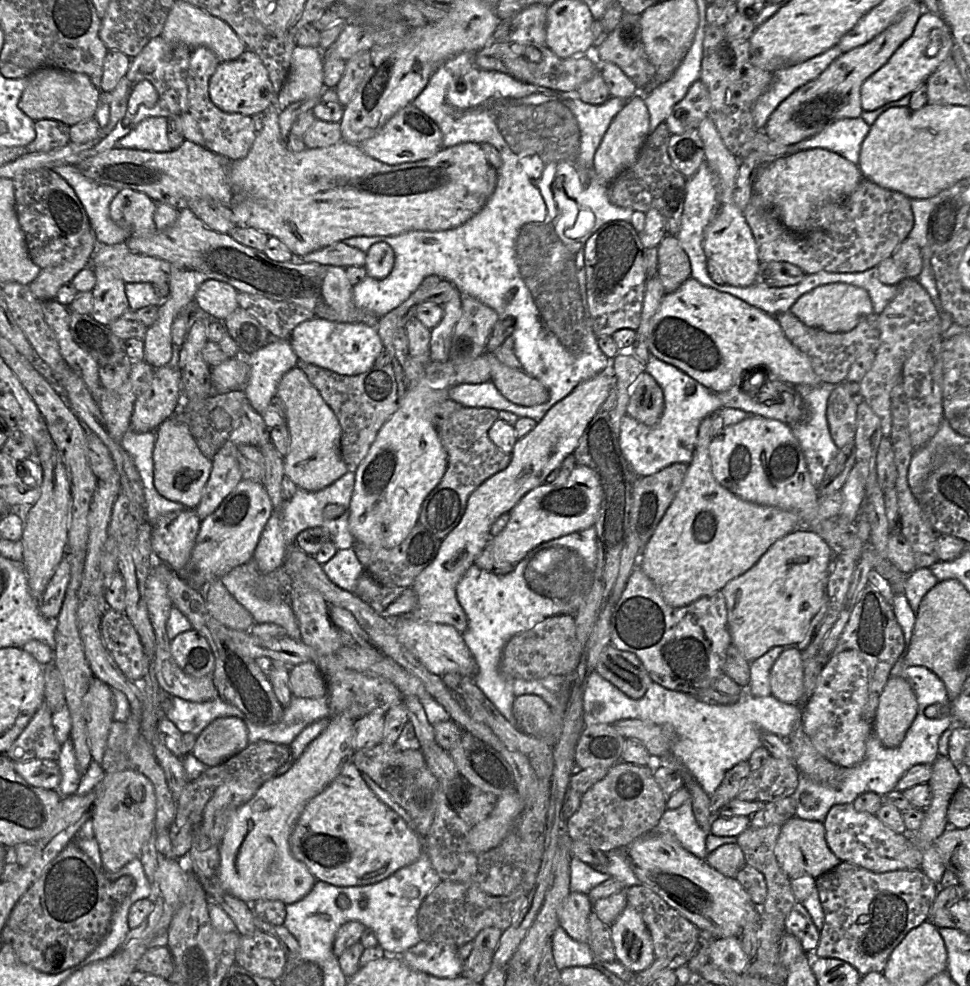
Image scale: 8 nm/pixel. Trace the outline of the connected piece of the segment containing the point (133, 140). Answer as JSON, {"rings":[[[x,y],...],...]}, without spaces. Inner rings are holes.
{"rings":[[[148,117],[120,138],[115,147],[153,152],[172,150],[167,136],[167,117]]]}

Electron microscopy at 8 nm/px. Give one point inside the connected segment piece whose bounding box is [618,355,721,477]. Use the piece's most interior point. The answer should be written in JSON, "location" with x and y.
{"location":[648,449]}

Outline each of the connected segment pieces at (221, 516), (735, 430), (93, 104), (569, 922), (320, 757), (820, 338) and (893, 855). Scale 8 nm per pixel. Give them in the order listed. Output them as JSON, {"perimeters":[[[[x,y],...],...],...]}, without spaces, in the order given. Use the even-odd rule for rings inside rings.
{"perimeters":[[[[242,479],[219,507],[202,520],[191,553],[191,564],[206,583],[221,579],[232,569],[253,559],[262,531],[273,512],[264,484]]],[[[749,416],[737,424],[723,427],[721,432],[711,439],[708,452],[715,480],[738,498],[796,513],[809,532],[817,534],[828,544],[832,554],[835,546],[840,546],[849,539],[849,530],[841,529],[834,519],[826,519],[820,515],[818,490],[811,482],[803,451],[789,425],[762,416]]],[[[42,67],[32,72],[18,102],[18,107],[33,121],[53,119],[68,126],[94,117],[99,99],[99,89],[82,73],[55,67]]],[[[570,892],[562,904],[559,915],[560,925],[574,940],[587,943],[591,911],[592,904],[586,894]]],[[[346,714],[330,716],[328,719],[328,726],[307,746],[291,768],[264,782],[246,803],[233,812],[227,824],[218,845],[220,883],[226,892],[248,904],[253,904],[259,899],[279,900],[286,905],[294,903],[304,898],[316,882],[308,867],[293,856],[289,836],[305,805],[336,778],[343,764],[352,760],[355,753],[353,725],[356,719]]],[[[791,311],[775,316],[786,338],[810,360],[812,368],[822,383],[839,384],[846,381],[853,363],[862,355],[876,352],[880,345],[879,315],[872,313],[853,330],[846,333],[829,333],[806,326]]],[[[853,803],[832,806],[823,824],[827,845],[842,862],[849,862],[876,873],[921,869],[923,853],[913,845],[909,834],[895,833],[876,816],[856,811]]]]}

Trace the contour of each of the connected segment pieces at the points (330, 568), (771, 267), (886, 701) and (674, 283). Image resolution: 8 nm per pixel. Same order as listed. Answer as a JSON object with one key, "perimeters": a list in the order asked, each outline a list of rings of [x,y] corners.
{"perimeters":[[[[352,547],[338,550],[332,559],[322,565],[322,568],[336,586],[356,593],[358,579],[364,572],[364,568]]],[[[760,262],[756,283],[760,286],[782,288],[800,283],[805,276],[799,267],[788,262]]],[[[890,676],[880,695],[873,720],[873,735],[887,748],[896,748],[904,740],[918,713],[911,684],[902,677]]],[[[666,235],[657,252],[657,276],[665,294],[674,292],[691,277],[689,257],[674,235]]]]}

